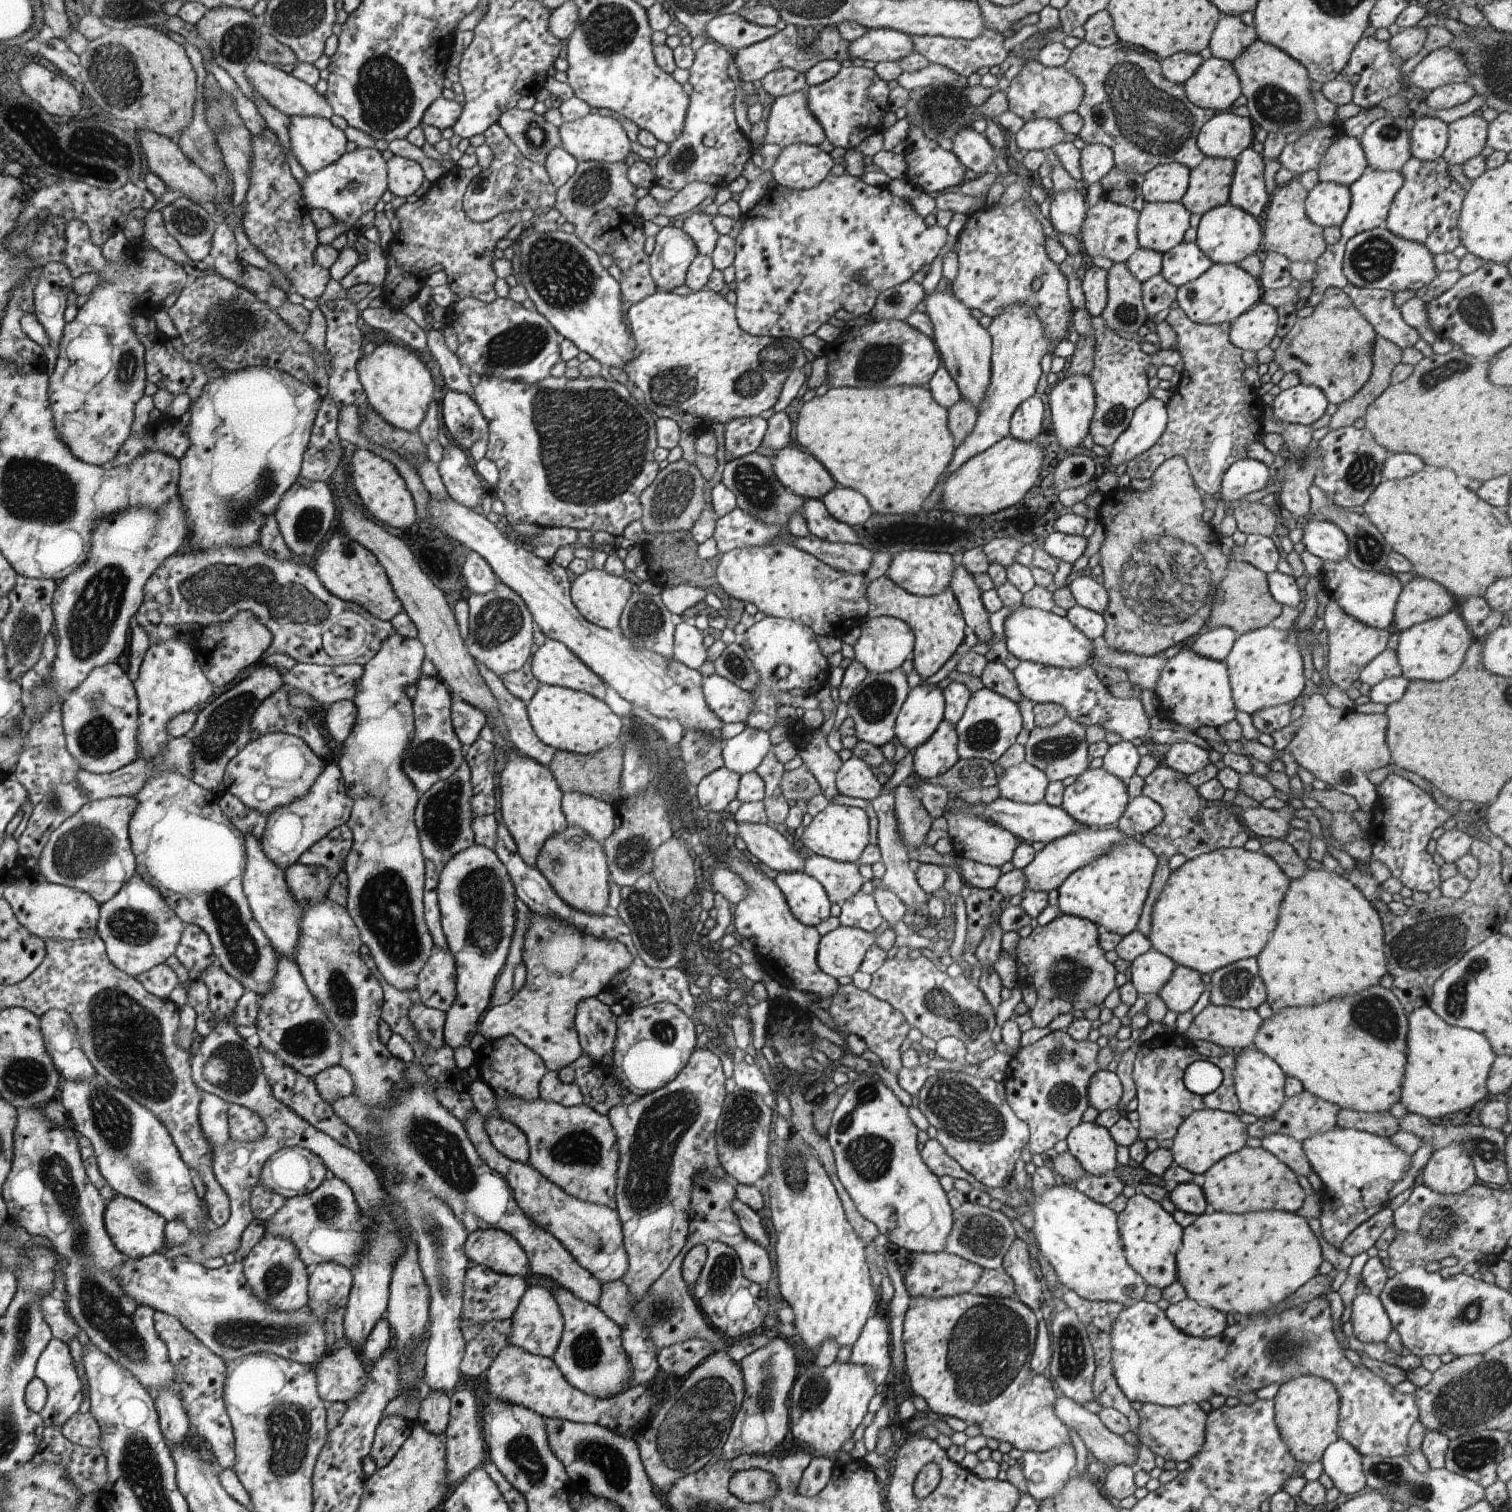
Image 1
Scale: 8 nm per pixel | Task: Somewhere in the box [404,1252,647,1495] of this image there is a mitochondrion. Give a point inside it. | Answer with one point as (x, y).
(522, 1452)

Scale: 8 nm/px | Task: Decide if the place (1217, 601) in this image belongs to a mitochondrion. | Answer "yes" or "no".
yes

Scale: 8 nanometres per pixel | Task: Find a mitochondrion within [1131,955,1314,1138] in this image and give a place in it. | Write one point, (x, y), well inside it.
(1235, 985)

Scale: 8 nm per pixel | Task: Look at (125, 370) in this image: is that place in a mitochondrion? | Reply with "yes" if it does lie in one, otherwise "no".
yes

